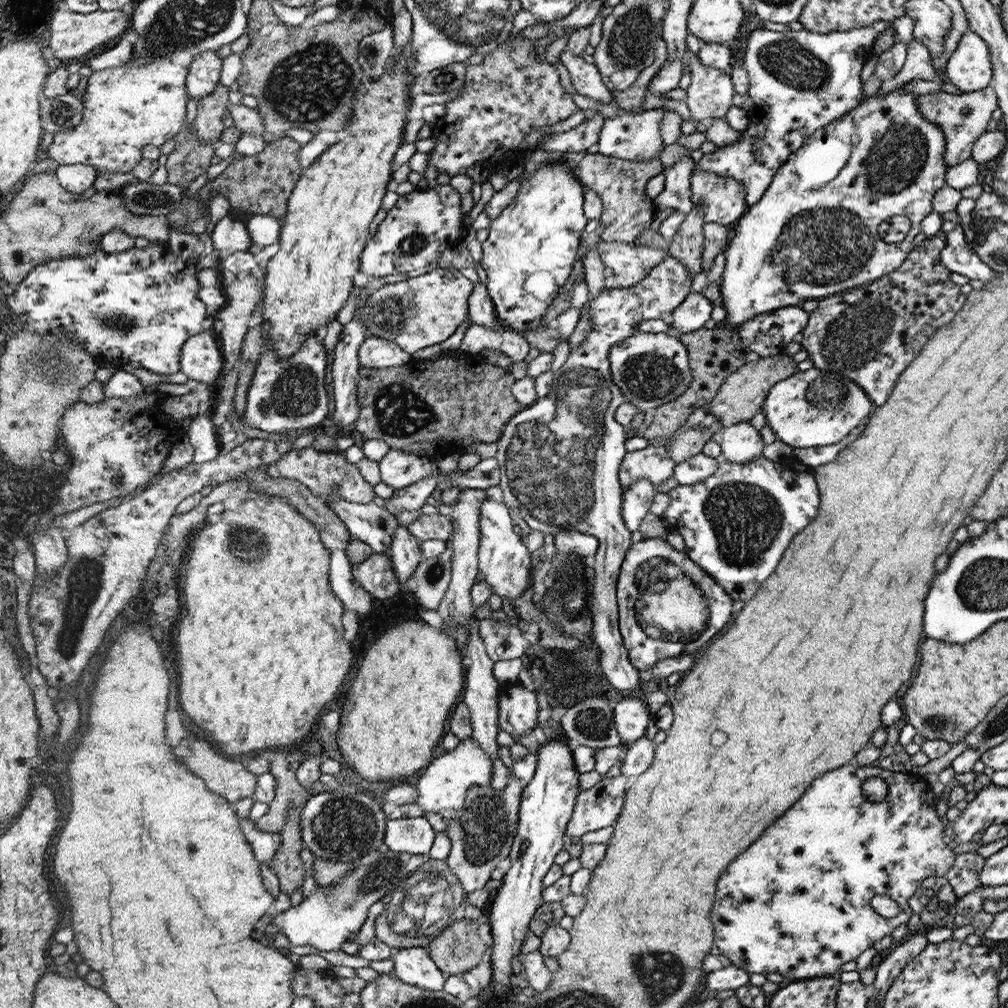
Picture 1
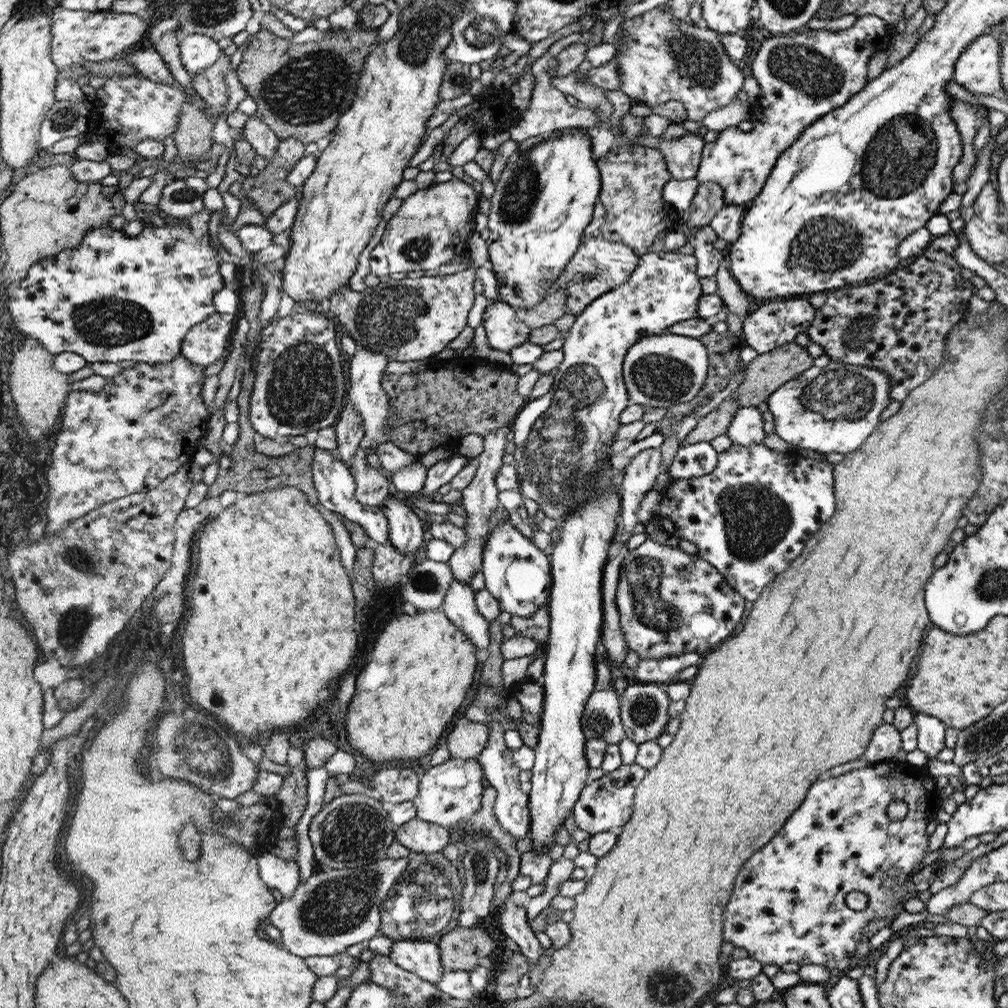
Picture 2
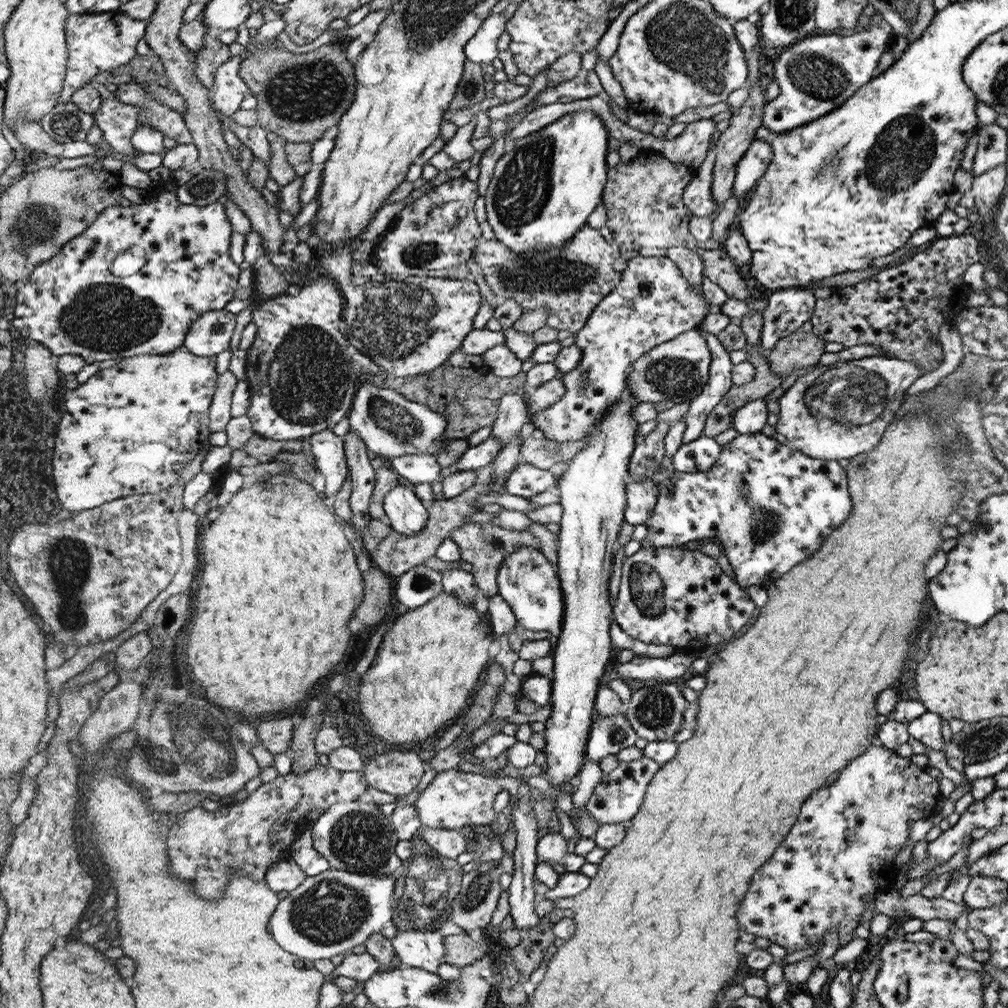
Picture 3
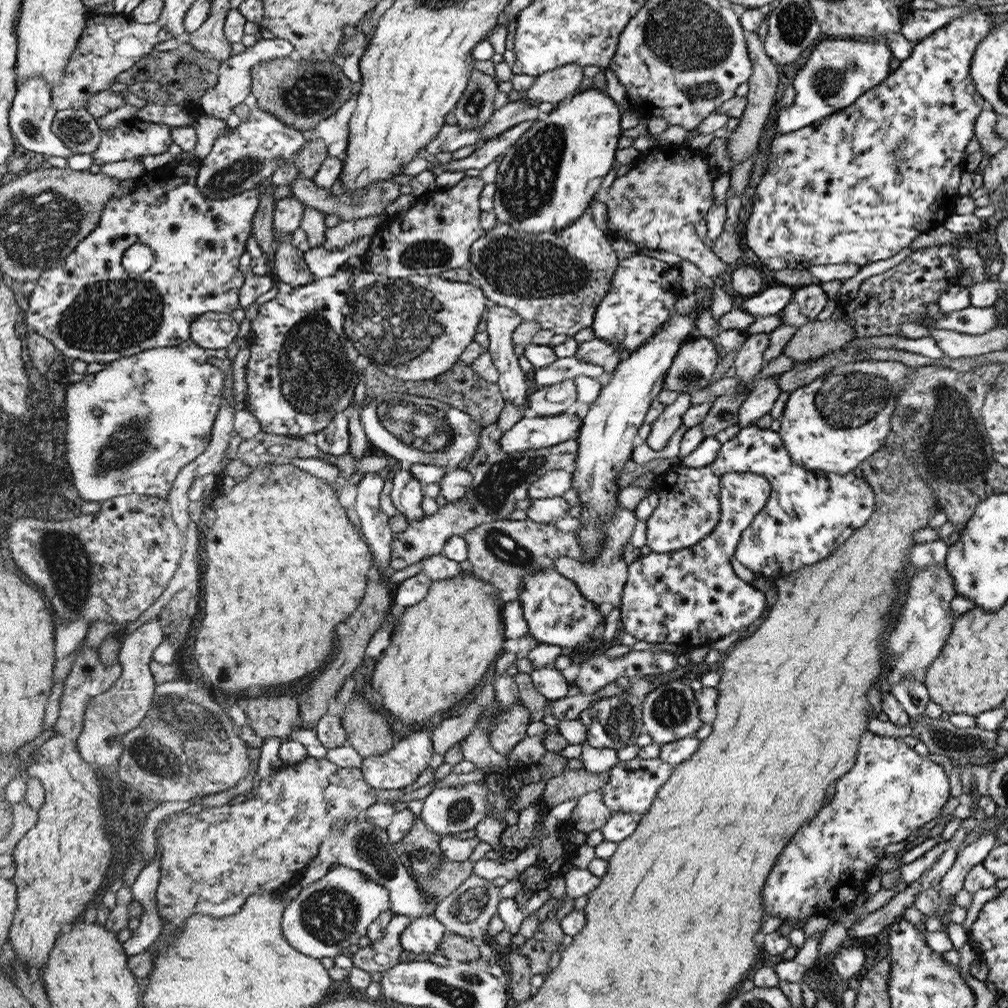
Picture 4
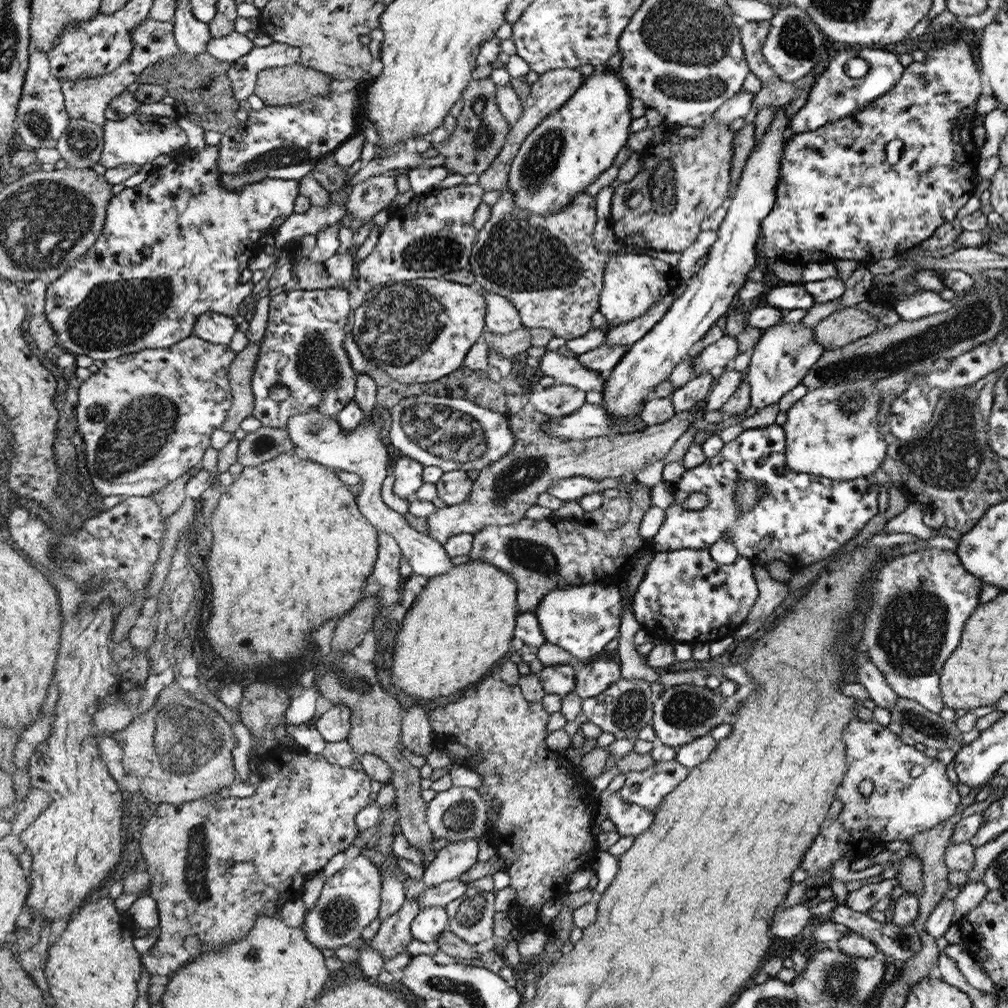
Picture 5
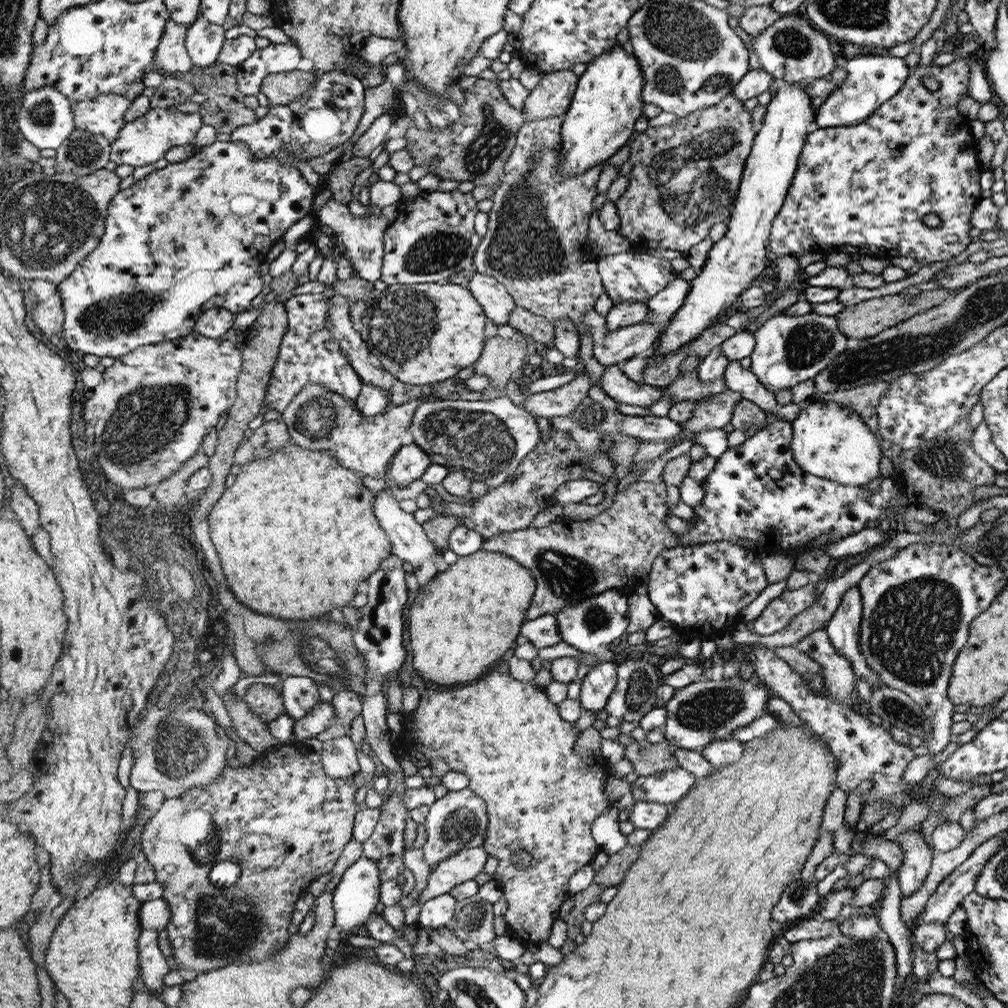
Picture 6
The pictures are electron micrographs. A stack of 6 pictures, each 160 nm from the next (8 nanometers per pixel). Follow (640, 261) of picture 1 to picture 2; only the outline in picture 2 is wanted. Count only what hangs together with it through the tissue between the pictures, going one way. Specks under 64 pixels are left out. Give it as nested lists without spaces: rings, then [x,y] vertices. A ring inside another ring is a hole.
[[[585,236],[583,243],[580,244],[579,252],[576,252],[576,255],[572,257],[568,268],[558,277],[558,281],[554,283],[550,293],[564,288],[566,293],[565,314],[580,315],[588,304],[594,303],[600,296],[607,295],[614,288],[627,283],[638,264],[639,256],[632,248],[618,244],[618,242],[605,240],[602,237]]]

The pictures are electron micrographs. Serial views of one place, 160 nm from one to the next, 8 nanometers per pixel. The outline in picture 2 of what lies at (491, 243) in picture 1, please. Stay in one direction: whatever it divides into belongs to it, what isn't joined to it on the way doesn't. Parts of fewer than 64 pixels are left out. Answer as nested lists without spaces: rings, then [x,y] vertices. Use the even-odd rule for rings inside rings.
[[[568,128],[562,131],[553,131],[550,133],[547,140],[539,142],[534,148],[525,150],[525,152],[518,152],[519,159],[512,165],[506,165],[498,183],[495,184],[495,191],[491,200],[491,209],[489,213],[488,230],[490,230],[490,238],[486,240],[488,244],[488,263],[492,265],[492,269],[498,279],[498,300],[509,304],[517,312],[526,308],[534,308],[537,304],[542,303],[547,294],[550,293],[550,289],[554,287],[554,283],[558,281],[558,277],[562,275],[562,272],[568,268],[568,264],[571,263],[572,257],[579,252],[580,244],[583,243],[583,238],[588,228],[588,224],[592,221],[592,216],[595,212],[595,204],[600,200],[600,192],[602,191],[602,176],[599,171],[598,164],[592,158],[590,153],[592,152],[591,140],[584,132],[586,129],[582,128]]]

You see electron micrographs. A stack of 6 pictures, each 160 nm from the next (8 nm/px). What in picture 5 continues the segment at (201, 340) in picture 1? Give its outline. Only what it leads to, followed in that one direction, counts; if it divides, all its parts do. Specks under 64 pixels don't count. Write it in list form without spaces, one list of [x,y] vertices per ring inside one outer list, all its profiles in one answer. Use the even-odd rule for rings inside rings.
[[[206,312],[200,315],[195,323],[193,335],[211,341],[212,344],[229,344],[235,336],[236,323],[234,318],[228,318],[228,315]]]

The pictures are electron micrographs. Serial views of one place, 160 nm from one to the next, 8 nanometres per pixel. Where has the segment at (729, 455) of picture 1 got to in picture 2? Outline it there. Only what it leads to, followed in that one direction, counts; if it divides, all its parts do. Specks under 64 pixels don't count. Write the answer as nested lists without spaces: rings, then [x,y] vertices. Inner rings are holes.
[[[756,406],[739,408],[726,433],[733,444],[739,444],[740,446],[762,443],[762,440],[766,438],[762,413],[758,411]]]

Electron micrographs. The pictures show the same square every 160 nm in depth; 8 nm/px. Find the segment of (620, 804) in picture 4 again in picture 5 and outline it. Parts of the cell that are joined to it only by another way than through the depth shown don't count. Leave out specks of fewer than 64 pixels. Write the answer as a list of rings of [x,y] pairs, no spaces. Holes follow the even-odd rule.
[[[675,759],[668,762],[656,761],[654,766],[642,772],[626,772],[624,786],[618,794],[626,802],[655,811],[666,796],[687,778],[689,772]]]

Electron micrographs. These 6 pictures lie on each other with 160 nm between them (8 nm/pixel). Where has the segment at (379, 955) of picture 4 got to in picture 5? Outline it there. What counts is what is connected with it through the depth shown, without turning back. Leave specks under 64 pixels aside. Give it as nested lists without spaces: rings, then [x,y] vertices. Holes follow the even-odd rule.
[[[406,900],[396,914],[381,922],[375,937],[368,943],[385,960],[392,960],[398,954],[406,954],[407,944],[413,939],[411,924],[421,911],[419,902]]]

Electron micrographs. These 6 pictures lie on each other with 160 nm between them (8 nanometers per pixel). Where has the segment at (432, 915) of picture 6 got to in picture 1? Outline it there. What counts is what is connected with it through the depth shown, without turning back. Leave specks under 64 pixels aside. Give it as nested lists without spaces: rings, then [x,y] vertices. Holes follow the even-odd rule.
[[[424,947],[396,949],[392,959],[395,962],[393,973],[406,985],[419,986],[426,991],[442,991],[446,986],[444,974]]]

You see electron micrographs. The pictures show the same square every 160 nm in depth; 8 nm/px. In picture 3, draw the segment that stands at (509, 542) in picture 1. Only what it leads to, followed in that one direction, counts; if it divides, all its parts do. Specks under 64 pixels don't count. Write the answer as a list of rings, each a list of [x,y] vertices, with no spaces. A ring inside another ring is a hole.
[[[526,545],[515,548],[500,563],[498,585],[499,595],[510,605],[518,623],[528,630],[548,631],[558,637],[563,623],[563,594],[557,570],[544,553]]]

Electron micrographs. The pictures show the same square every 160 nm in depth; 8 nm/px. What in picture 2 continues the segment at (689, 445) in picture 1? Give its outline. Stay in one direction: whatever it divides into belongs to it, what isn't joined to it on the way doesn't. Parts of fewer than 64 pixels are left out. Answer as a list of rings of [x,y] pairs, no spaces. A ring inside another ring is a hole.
[[[731,396],[727,397],[714,411],[698,420],[696,427],[686,436],[683,444],[710,442],[726,433],[738,409],[739,404]]]

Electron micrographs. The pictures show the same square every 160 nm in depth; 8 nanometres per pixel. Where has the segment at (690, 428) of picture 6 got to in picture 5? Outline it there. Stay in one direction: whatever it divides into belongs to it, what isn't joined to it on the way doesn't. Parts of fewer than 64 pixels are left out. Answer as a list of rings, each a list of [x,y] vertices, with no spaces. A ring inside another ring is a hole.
[[[528,402],[525,404],[520,413],[510,414],[509,424],[511,424],[511,432],[515,433],[515,447],[507,452],[502,459],[490,463],[489,467],[484,467],[479,470],[479,475],[473,480],[473,489],[465,502],[458,505],[448,505],[444,508],[436,509],[434,514],[426,517],[426,526],[428,536],[436,539],[440,544],[444,545],[447,540],[456,534],[474,534],[484,527],[492,525],[504,526],[507,524],[518,523],[525,517],[526,510],[535,506],[541,494],[547,491],[557,480],[570,478],[575,476],[591,477],[595,480],[603,478],[616,478],[622,474],[634,473],[641,468],[648,468],[653,462],[664,458],[665,454],[674,446],[674,443],[690,425],[694,425],[698,420],[701,420],[705,409],[705,402],[702,413],[698,413],[693,406],[686,412],[675,414],[671,419],[657,425],[649,425],[642,431],[633,433],[613,433],[610,436],[597,436],[587,439],[570,439],[570,438],[555,438],[549,436],[541,426],[548,421],[554,419],[547,414],[536,411],[534,406]]]

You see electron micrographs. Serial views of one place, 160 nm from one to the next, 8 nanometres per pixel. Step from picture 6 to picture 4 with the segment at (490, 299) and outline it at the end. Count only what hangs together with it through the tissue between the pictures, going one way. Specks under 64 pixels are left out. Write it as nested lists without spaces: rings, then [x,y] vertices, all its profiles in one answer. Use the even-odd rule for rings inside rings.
[[[496,305],[488,311],[486,320],[486,332],[489,334],[490,355],[496,370],[500,373],[497,384],[499,391],[503,393],[505,403],[515,404],[516,406],[526,406],[528,393],[528,384],[526,384],[526,372],[522,372],[519,366],[519,356],[515,354],[515,346],[512,345],[512,335],[516,327],[523,321],[523,318],[511,308]]]

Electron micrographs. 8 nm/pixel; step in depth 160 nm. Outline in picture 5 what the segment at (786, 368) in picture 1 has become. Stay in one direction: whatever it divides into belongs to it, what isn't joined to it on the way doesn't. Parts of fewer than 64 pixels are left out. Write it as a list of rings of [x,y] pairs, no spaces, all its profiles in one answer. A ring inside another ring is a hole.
[[[856,306],[846,307],[832,312],[828,317],[818,322],[814,340],[821,344],[826,351],[846,346],[858,339],[878,331],[883,324],[876,317]]]

